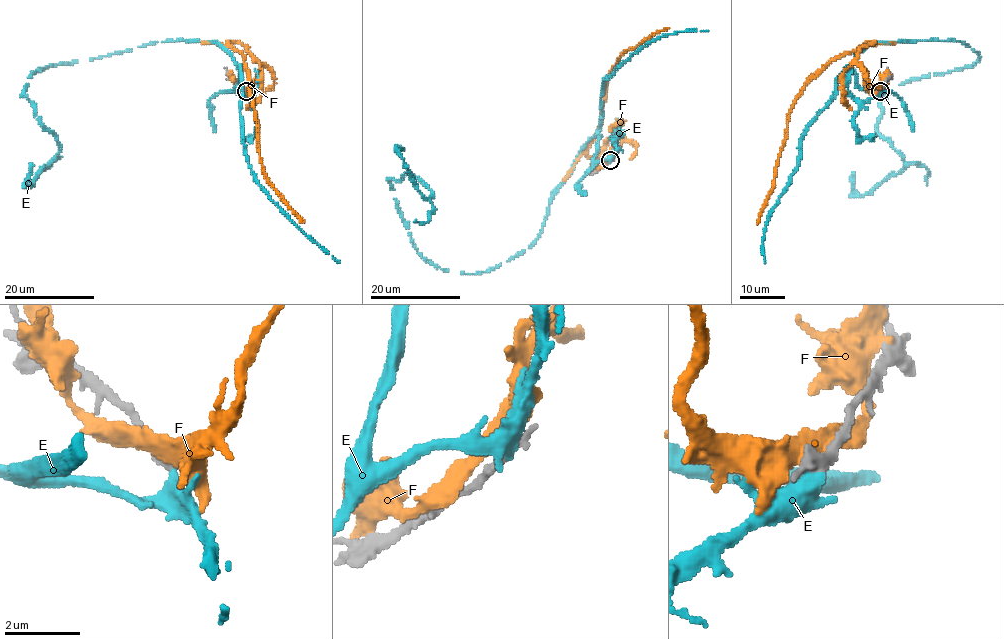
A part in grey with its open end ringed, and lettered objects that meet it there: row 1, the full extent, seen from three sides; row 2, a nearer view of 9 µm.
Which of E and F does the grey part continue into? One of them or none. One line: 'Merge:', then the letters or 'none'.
Merge: E

